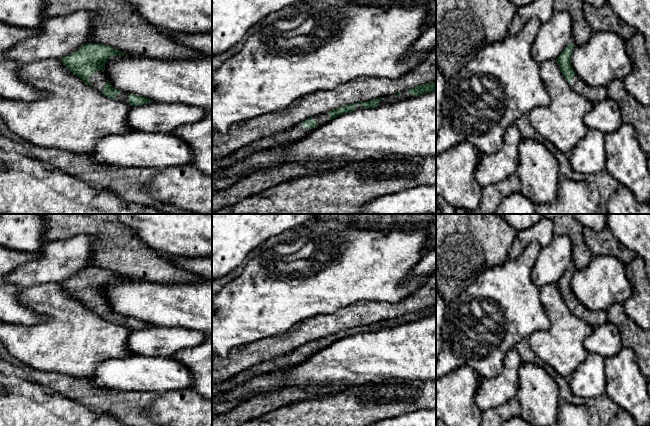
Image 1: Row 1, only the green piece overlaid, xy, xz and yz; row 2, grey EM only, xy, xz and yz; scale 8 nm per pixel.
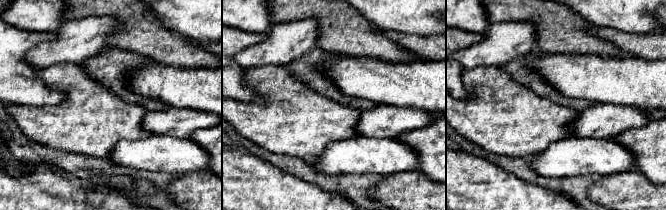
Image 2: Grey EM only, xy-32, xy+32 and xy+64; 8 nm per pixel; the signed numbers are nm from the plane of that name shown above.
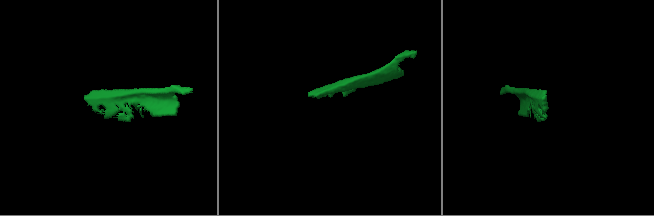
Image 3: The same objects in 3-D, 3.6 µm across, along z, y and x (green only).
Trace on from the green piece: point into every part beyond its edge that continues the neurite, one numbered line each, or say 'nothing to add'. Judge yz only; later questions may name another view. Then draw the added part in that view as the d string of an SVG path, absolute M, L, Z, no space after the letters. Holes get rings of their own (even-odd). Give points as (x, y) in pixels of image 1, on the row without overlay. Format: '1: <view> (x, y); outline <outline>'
1: yz (594, 318); outline M577 299L573 300L573 304L570 306L570 311L589 324L592 328L603 325L608 322L605 311L590 311L587 310Z

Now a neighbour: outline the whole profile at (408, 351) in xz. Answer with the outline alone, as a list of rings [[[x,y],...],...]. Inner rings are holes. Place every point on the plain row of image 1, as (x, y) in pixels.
[[[436,314],[397,327],[340,339],[294,367],[253,377],[233,391],[213,396],[212,404],[233,400],[244,402],[251,395],[265,395],[287,387],[328,387],[332,396],[354,386],[391,378],[436,380]]]

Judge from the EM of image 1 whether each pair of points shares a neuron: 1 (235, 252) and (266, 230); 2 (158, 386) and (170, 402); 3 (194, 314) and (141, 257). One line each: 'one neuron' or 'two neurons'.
1: one neuron
2: two neurons
3: two neurons

